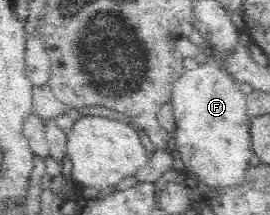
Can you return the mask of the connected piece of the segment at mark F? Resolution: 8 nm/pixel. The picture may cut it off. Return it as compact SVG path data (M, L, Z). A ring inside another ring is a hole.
M201 58L197 69L185 71L172 90L172 108L175 117L175 129L172 132L172 147L178 152L186 171L190 176L196 176L204 180L204 183L215 188L214 194L219 189L229 188L243 179L243 173L247 171L249 157L254 153L251 147L249 116L246 112L247 95L242 92L240 84L228 72L221 69L215 63Z

